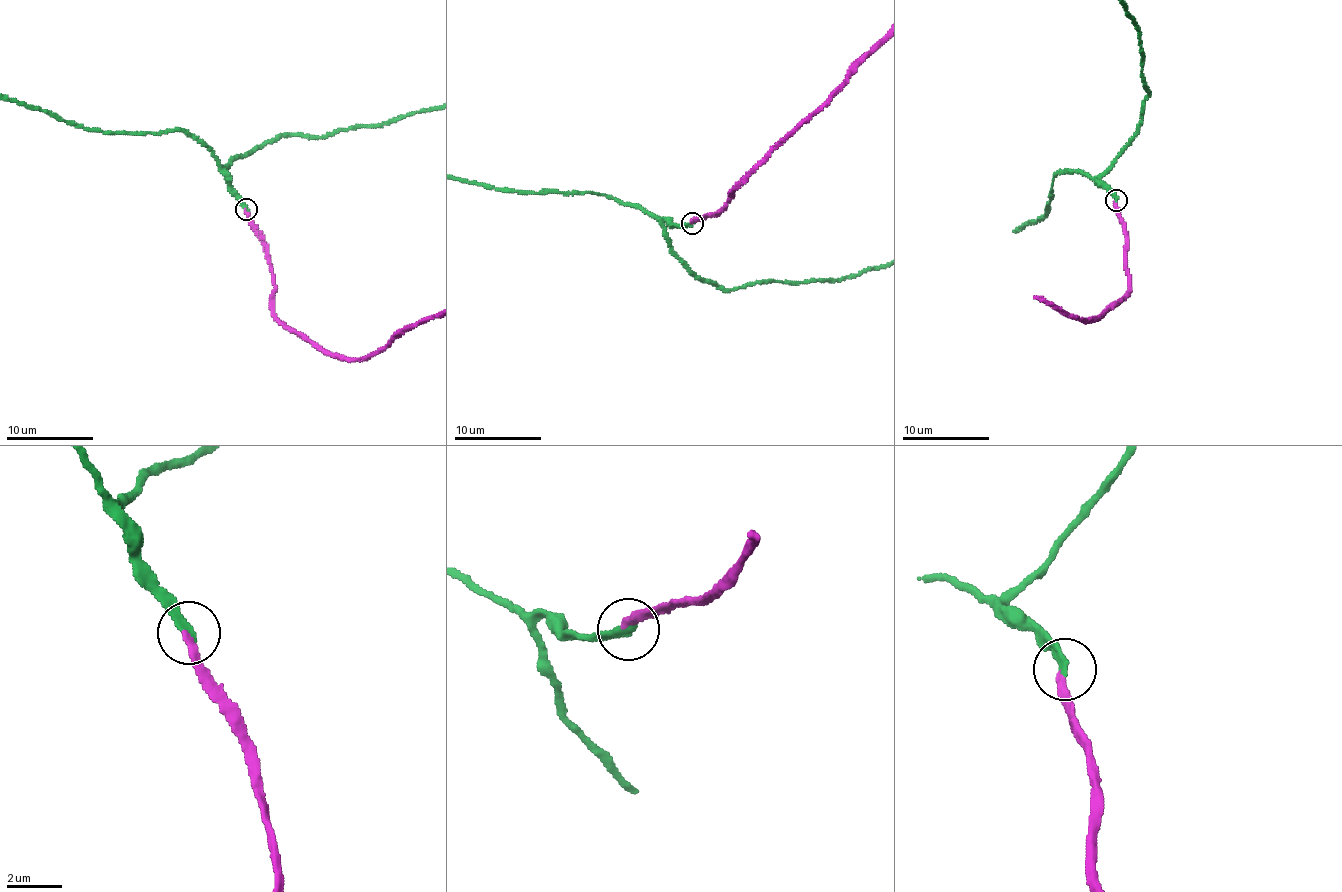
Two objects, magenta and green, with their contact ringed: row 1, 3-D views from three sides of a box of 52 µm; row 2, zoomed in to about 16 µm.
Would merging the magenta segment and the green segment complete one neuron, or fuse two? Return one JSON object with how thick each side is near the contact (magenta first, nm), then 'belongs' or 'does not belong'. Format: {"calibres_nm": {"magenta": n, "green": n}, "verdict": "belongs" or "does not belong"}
{"calibres_nm": {"magenta": 240, "green": 280}, "verdict": "belongs"}

